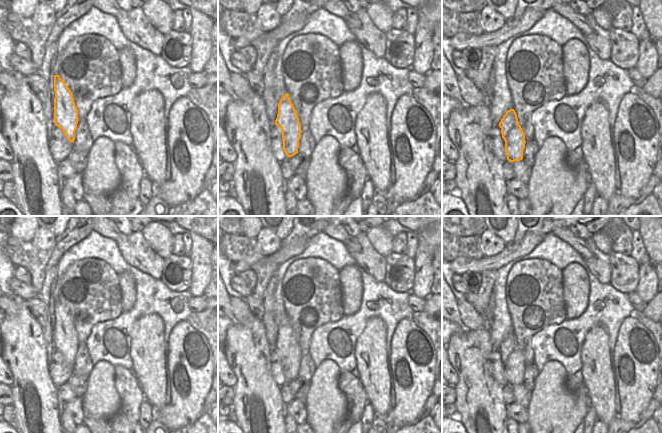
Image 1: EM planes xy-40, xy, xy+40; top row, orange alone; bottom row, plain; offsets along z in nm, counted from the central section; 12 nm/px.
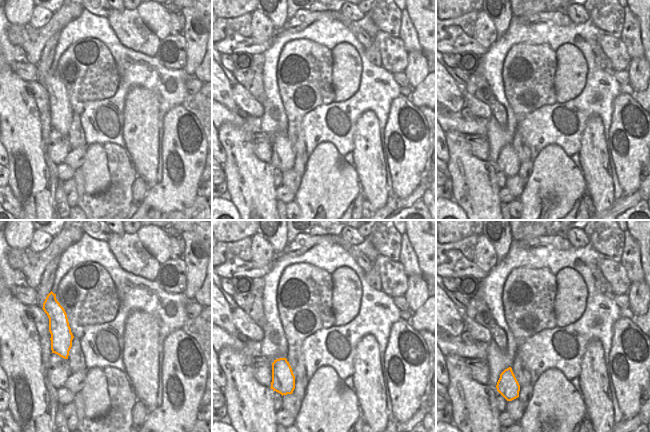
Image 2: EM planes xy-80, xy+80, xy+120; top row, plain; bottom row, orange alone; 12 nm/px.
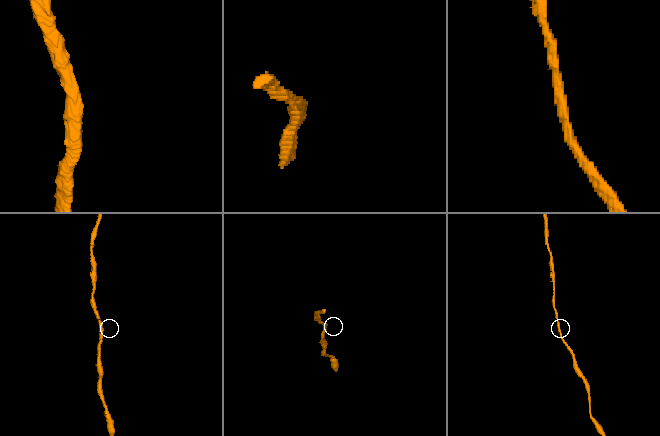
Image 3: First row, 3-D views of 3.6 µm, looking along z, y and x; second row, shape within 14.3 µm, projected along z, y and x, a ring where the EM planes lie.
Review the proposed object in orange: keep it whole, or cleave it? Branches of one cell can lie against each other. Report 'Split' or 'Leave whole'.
Leave whole

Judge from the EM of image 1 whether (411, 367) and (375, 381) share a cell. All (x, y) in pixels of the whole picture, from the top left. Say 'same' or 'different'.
different

